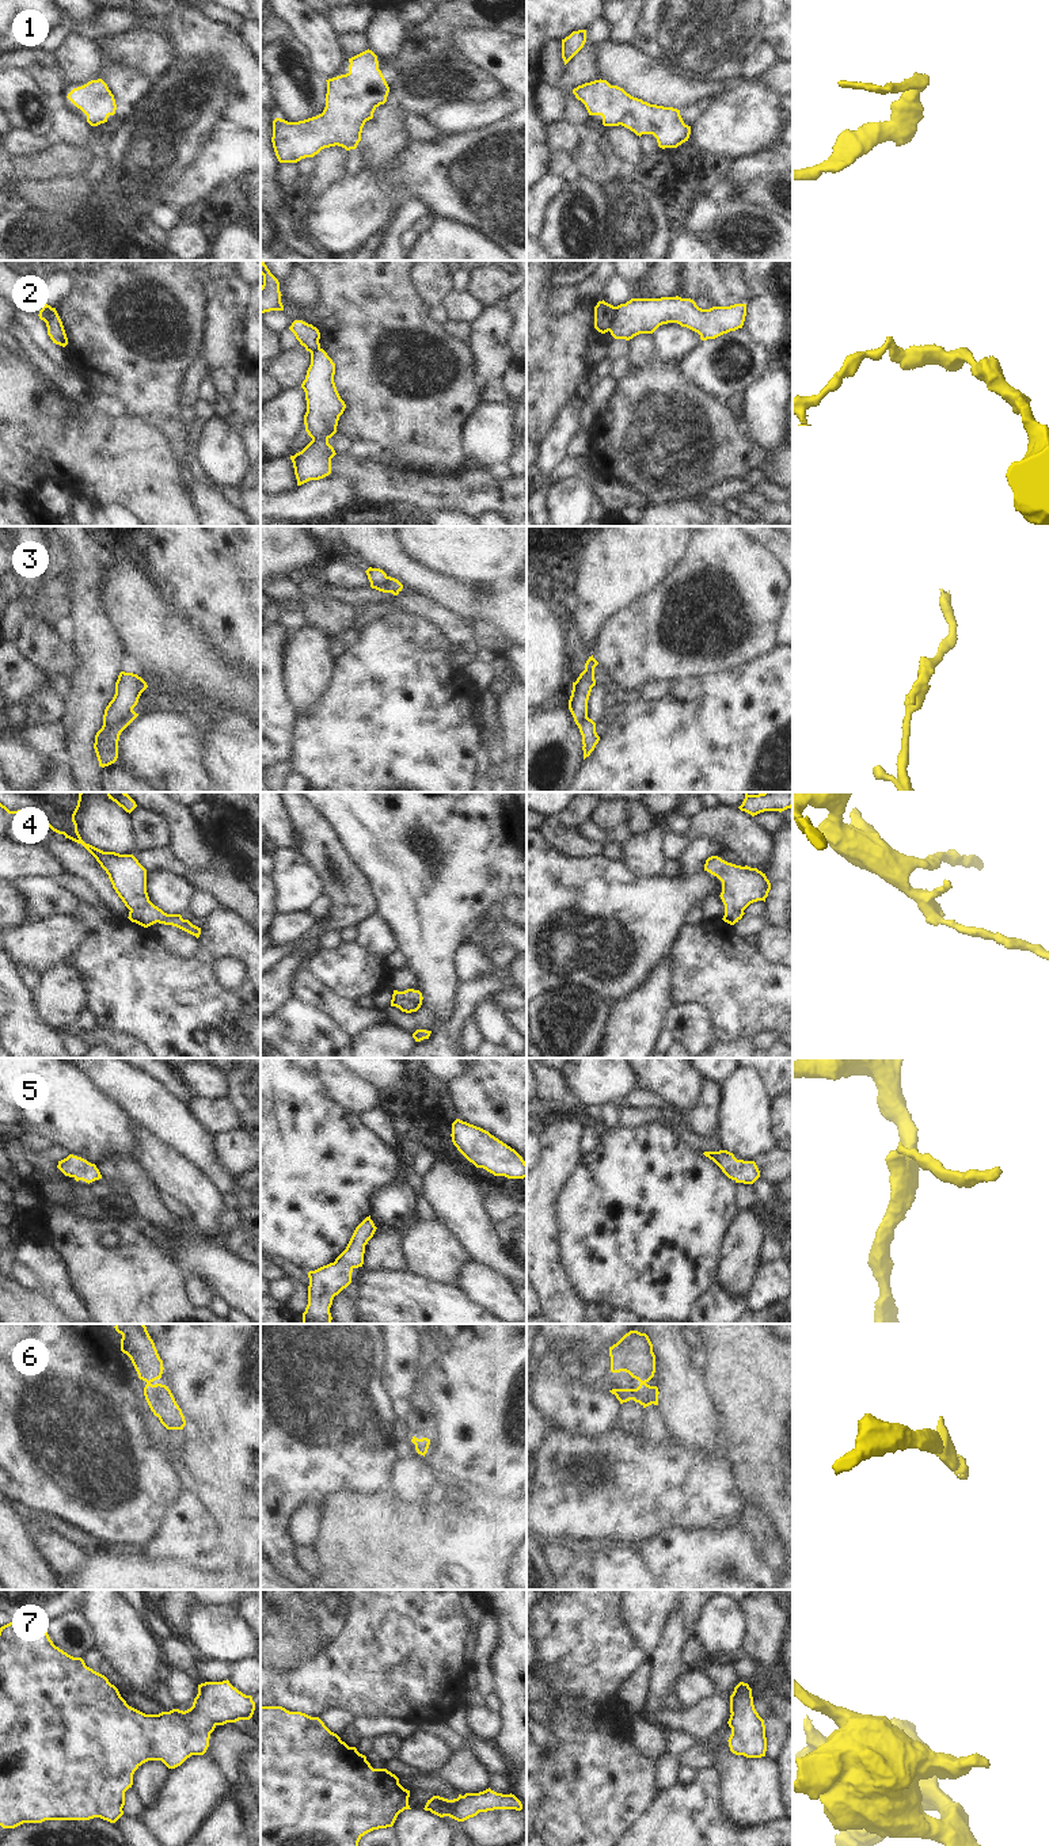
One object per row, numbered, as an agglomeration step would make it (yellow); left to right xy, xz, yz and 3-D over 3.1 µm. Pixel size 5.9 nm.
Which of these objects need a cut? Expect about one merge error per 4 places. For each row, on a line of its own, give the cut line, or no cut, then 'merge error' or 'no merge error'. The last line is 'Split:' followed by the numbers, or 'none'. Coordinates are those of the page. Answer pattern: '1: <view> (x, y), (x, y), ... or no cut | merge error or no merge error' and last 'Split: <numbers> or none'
1: no cut | no merge error
2: yz (616, 307), (608, 330) | merge error
3: xy (132, 710), (111, 724), (101, 729) | merge error
4: no cut | no merge error
5: no cut | no merge error
6: no cut | no merge error
7: no cut | no merge error
Split: 2, 3

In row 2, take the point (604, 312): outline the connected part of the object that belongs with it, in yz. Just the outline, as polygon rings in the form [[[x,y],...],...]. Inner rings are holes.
[[[604,300],[597,302],[594,307],[594,328],[598,332],[605,334],[611,330],[615,309],[616,307],[605,302]]]

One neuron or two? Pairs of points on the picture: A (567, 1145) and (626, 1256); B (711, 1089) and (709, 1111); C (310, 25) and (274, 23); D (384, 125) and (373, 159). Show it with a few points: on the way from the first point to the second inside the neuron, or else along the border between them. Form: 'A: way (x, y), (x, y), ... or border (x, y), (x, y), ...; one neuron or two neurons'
A: border (582, 1154), (559, 1191); two neurons
B: way (711, 1095), (709, 1106); one neuron
C: border (274, 14), (288, 25), (293, 37); two neurons
D: way (383, 133), (379, 151); one neuron

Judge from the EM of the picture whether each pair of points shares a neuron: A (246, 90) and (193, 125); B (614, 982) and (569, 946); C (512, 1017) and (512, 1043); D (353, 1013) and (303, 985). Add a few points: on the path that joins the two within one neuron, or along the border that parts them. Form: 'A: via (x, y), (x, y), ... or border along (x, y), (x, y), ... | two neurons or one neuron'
A: border along (224, 72), (225, 102), (221, 115) | two neurons
B: via (603, 973), (580, 950) | one neuron
C: border along (504, 1012), (512, 1028) | two neurons
D: via (341, 1011), (315, 996) | one neuron

